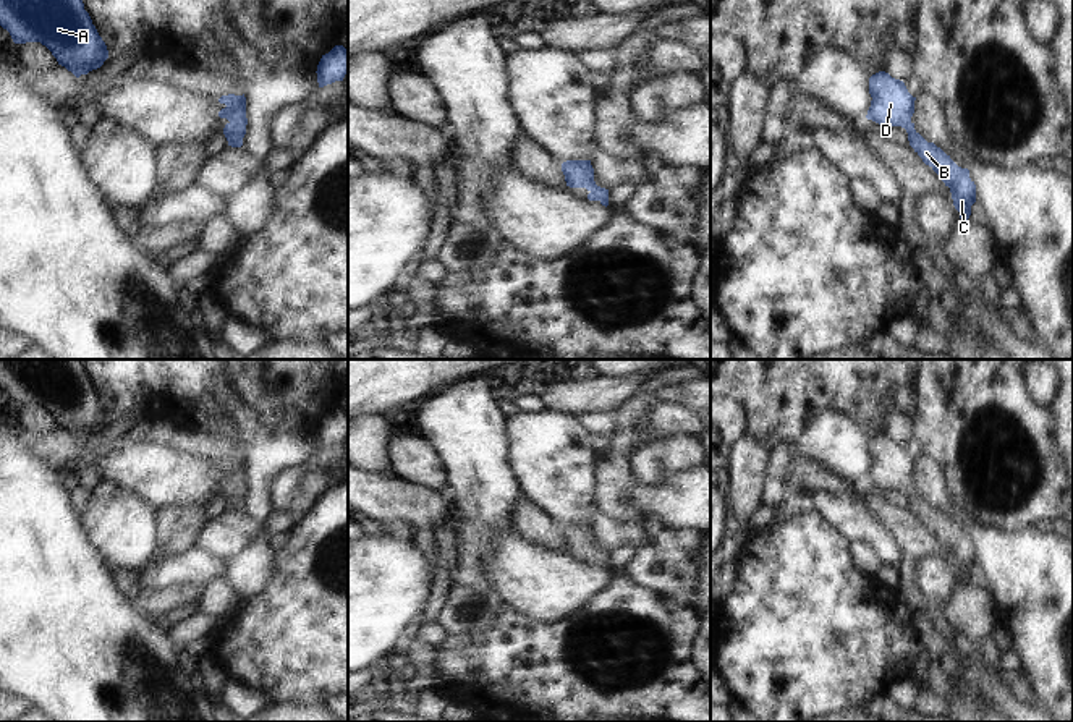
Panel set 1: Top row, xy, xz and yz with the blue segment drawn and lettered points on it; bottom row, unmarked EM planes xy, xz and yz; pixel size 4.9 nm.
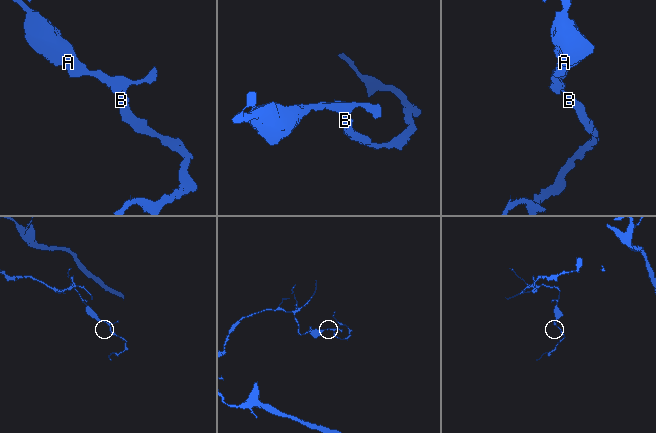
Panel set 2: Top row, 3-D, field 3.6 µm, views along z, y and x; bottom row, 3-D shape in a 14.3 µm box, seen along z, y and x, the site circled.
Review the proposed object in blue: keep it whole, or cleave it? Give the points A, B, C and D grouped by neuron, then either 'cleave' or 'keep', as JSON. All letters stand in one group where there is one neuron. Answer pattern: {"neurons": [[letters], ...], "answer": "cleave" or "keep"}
{"neurons": [["A", "B", "C", "D"]], "answer": "keep"}

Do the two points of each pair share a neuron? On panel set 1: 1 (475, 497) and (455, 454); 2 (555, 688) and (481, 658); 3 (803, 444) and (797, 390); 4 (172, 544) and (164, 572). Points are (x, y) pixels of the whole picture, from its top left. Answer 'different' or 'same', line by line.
1: same
2: same
3: different
4: different

